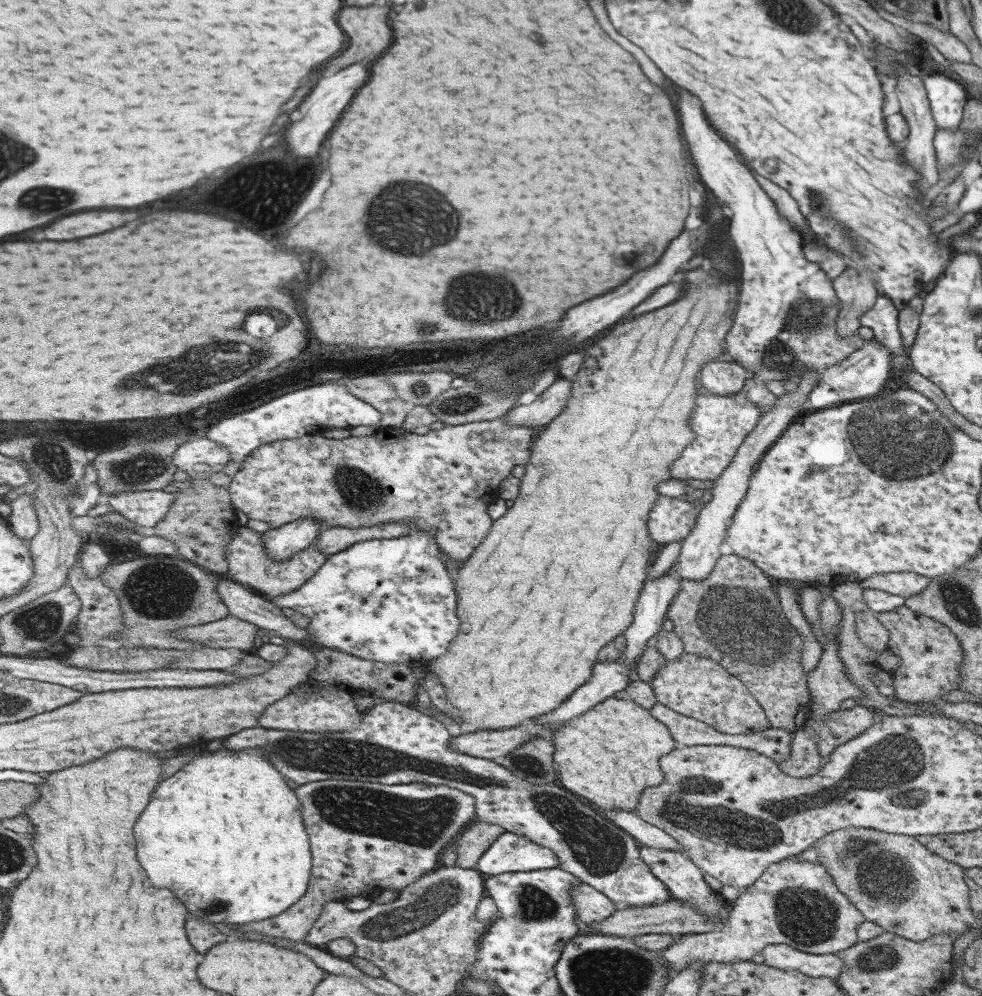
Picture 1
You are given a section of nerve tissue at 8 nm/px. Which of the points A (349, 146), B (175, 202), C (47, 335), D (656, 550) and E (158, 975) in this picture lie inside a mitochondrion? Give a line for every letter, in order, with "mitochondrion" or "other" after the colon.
A: other
B: other
C: other
D: other
E: other

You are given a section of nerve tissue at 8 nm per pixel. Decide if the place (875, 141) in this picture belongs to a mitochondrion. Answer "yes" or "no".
no

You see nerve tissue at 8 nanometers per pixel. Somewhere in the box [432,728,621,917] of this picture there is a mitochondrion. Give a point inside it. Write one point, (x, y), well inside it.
(533, 768)

